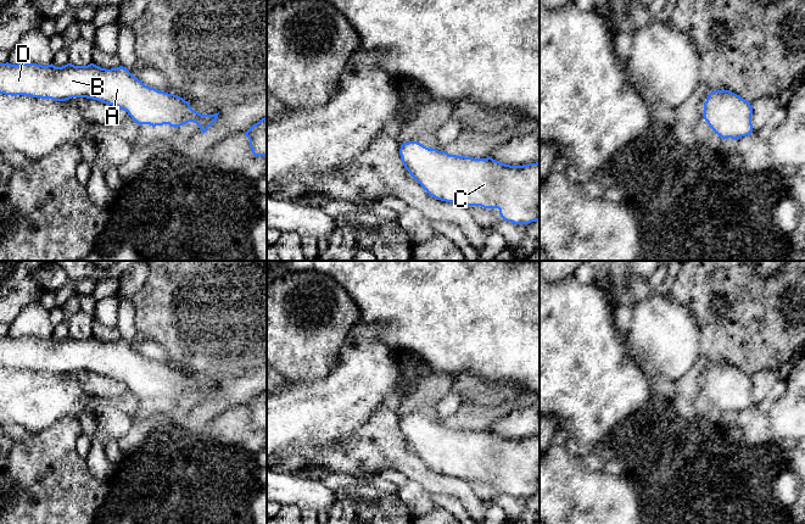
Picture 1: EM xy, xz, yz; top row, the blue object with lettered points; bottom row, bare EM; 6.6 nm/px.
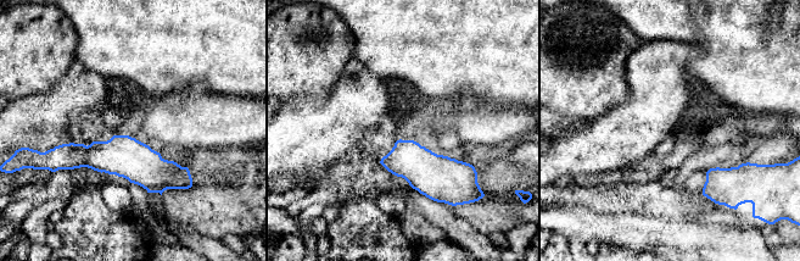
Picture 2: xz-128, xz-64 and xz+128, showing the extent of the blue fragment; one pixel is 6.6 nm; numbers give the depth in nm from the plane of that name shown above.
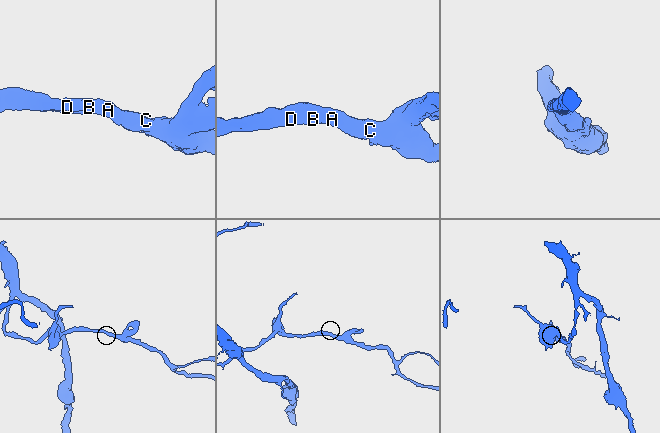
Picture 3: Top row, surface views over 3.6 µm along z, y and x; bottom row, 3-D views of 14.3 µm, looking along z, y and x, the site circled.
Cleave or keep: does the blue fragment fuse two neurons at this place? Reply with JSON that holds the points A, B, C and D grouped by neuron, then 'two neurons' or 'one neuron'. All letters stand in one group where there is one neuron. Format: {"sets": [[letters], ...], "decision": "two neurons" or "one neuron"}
{"sets": [["A", "B", "C", "D"]], "decision": "one neuron"}

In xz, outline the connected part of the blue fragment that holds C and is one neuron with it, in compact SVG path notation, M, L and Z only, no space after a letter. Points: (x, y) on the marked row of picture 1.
M418 141L403 143L399 155L404 168L432 197L455 205L498 208L501 217L514 224L540 221L540 162L510 166L487 158L449 155Z

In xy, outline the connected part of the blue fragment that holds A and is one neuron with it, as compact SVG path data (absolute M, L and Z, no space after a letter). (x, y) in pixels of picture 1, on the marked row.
M0 63L0 94L66 101L86 97L128 112L138 124L180 127L196 123L202 133L218 113L201 115L183 97L145 85L125 67L101 68L94 63L55 67L37 63Z

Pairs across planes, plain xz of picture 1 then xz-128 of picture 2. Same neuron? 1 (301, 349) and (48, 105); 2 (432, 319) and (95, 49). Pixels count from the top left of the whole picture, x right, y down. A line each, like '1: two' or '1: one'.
1: two
2: one

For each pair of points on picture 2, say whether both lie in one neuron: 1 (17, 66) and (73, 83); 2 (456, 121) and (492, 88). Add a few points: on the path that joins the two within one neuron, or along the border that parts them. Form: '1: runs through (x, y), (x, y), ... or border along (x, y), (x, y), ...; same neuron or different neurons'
1: border along (76, 60), (51, 89), (35, 94); different neurons
2: border along (476, 98), (492, 104), (507, 105); different neurons

